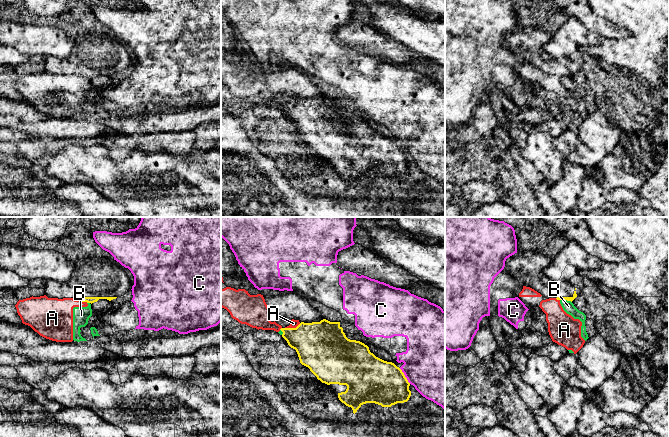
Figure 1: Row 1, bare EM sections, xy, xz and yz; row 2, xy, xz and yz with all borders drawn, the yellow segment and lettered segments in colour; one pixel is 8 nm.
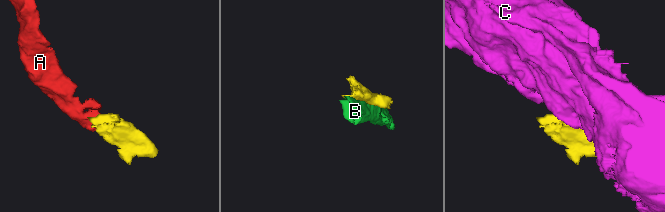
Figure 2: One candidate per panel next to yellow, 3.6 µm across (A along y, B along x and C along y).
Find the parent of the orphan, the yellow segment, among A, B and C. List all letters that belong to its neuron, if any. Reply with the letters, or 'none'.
none

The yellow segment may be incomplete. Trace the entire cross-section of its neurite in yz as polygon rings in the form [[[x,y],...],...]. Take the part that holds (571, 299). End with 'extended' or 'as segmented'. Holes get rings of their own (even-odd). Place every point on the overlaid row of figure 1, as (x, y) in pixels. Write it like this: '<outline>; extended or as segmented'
[[[524,251],[507,258],[504,268],[520,285],[534,289],[543,297],[572,302],[581,294],[581,290],[569,282],[557,283],[550,280],[544,274],[544,269],[550,262],[551,259],[541,253]]]; extended

